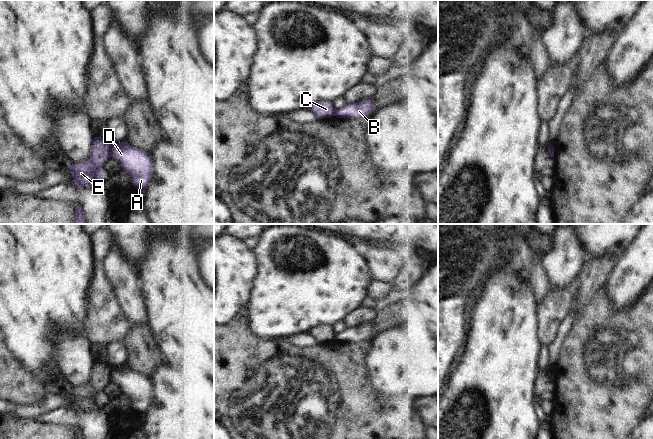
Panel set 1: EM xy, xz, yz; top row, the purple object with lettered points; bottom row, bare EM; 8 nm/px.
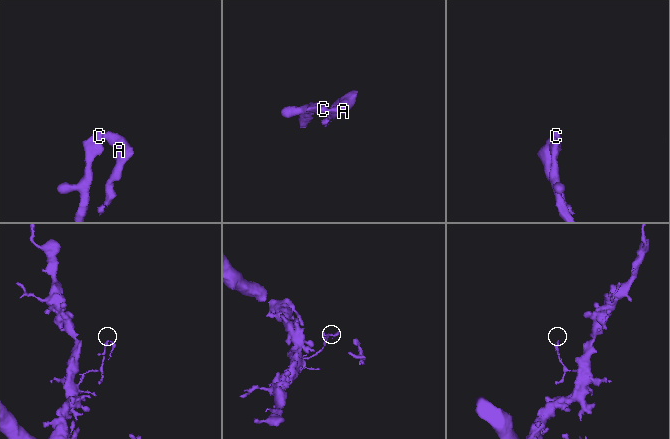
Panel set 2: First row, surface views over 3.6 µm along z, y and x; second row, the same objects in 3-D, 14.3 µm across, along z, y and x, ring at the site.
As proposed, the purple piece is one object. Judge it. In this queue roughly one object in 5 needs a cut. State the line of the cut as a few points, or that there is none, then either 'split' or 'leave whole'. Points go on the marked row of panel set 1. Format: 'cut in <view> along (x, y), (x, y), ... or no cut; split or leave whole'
cut in xy along (110, 145), (111, 156); split

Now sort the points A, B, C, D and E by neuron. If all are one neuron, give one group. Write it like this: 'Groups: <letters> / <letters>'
Groups: A B D / C E.

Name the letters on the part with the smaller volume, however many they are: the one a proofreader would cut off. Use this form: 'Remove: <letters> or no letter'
Remove: A, B, D.

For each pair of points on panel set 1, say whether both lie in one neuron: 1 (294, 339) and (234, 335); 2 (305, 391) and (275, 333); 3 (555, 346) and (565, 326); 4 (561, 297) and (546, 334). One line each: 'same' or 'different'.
1: different
2: different
3: same
4: same

